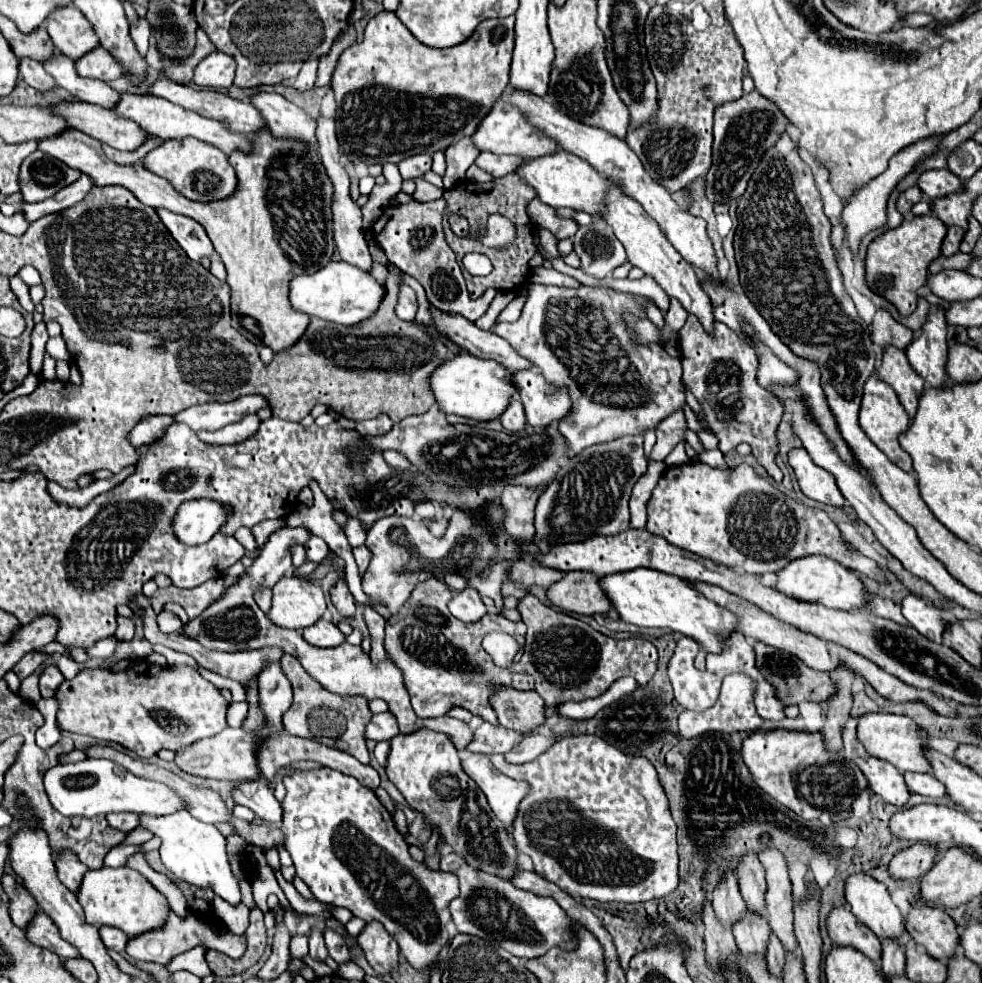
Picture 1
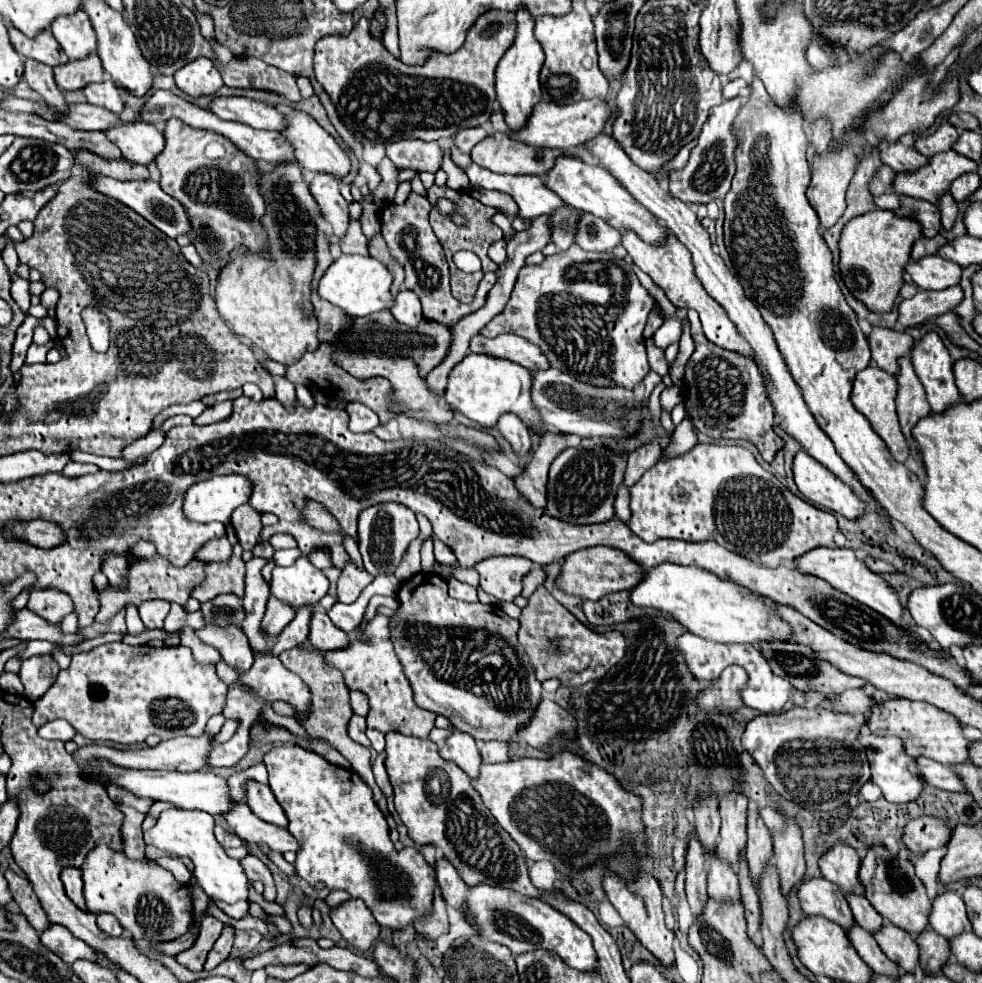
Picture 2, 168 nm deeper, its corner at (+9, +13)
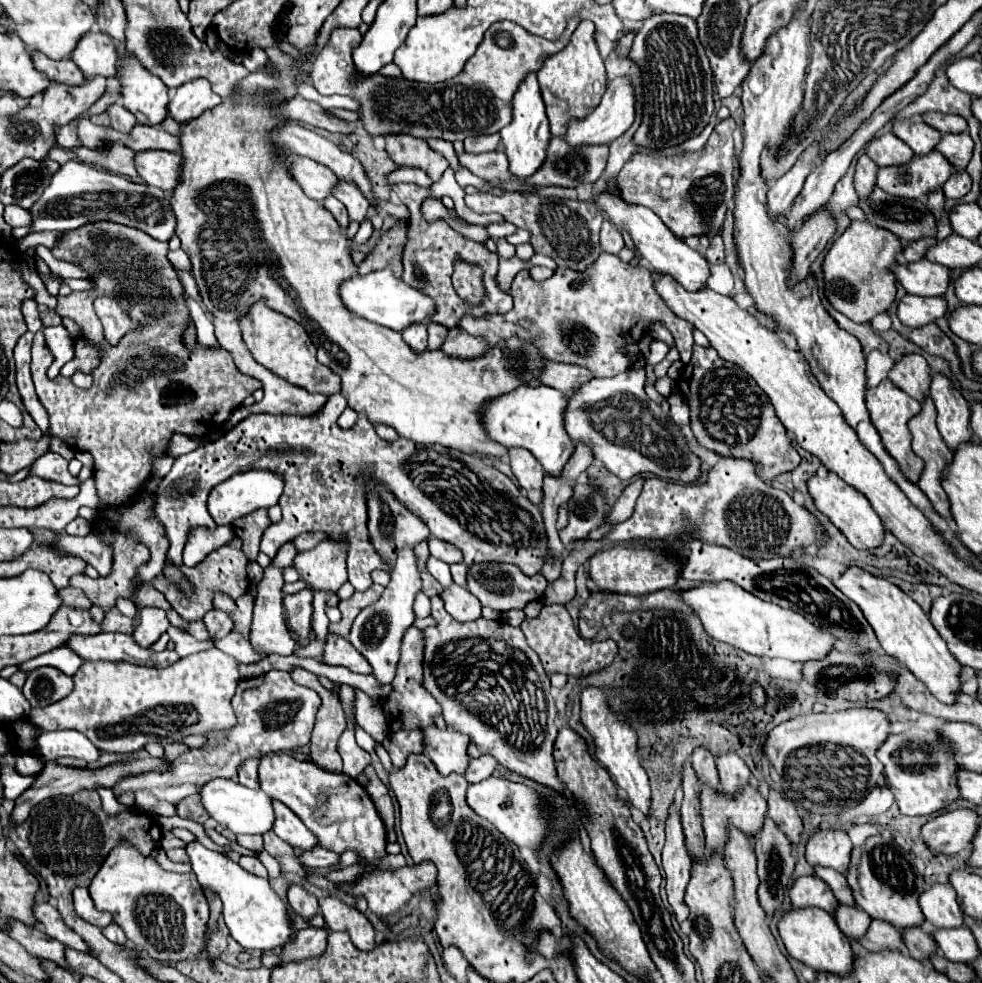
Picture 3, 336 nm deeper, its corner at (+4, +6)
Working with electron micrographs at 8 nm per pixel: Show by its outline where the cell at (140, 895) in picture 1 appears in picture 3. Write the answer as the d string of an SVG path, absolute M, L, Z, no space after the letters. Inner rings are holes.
M124 840L104 860L88 890L96 908L110 912L128 940L142 948L150 958L176 964L186 960L190 954L198 956L206 950L210 906L194 872L168 872L154 858L142 856Z

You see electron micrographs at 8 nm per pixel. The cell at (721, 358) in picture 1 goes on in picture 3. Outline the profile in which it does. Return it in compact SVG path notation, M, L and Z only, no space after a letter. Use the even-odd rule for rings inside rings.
M694 346L690 364L680 372L676 386L690 408L690 426L700 446L722 458L744 458L754 462L758 478L770 480L800 464L800 456L778 420L770 398L736 364L728 364L714 348Z

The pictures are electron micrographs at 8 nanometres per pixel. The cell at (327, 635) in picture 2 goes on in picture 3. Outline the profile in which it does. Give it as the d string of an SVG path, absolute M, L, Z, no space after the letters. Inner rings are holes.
M330 634L326 640L324 660L330 666L344 666L358 674L372 674L372 668L364 660L364 656L354 646L350 646L350 642L346 638L340 638L334 634Z

